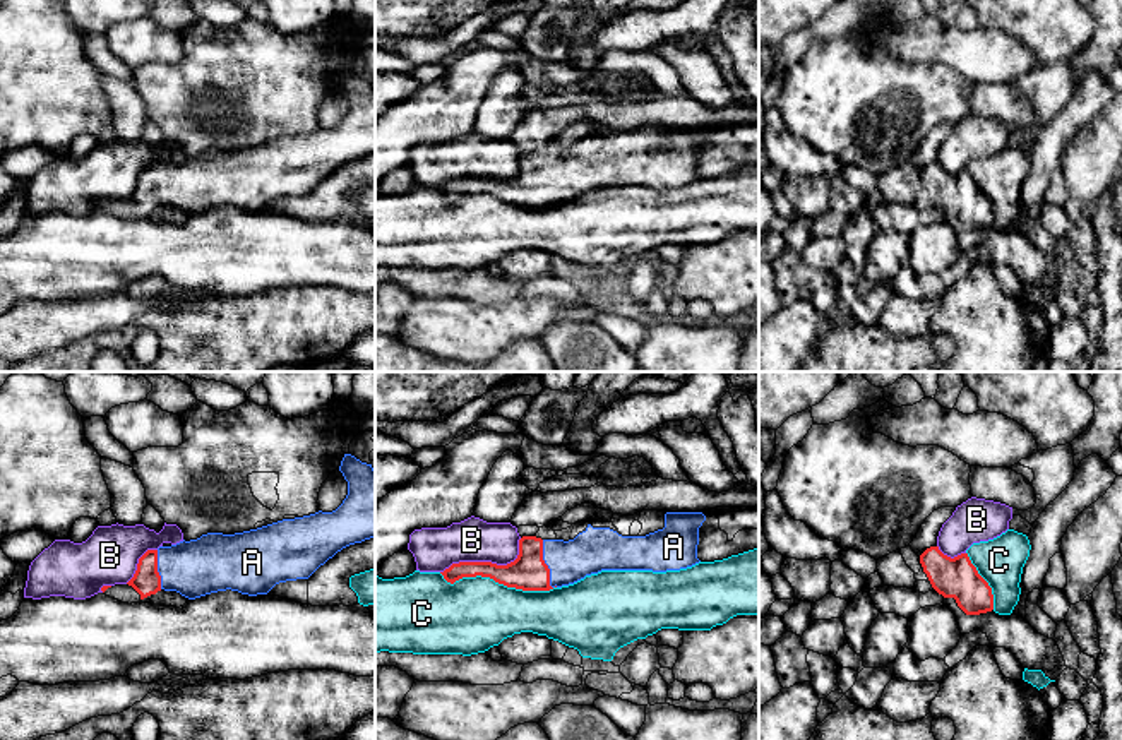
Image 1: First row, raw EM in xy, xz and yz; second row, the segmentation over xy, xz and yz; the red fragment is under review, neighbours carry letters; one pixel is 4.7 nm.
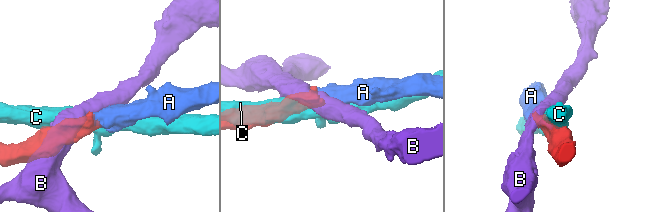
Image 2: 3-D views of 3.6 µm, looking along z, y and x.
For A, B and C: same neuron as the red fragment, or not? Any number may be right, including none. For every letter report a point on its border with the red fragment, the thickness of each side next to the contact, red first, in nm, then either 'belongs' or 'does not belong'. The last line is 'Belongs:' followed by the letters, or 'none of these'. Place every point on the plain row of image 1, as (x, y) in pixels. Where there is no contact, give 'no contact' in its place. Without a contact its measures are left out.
A: contact xz (545, 180); calibres 170 and 200 nm; belongs
B: contact xz (487, 179); calibres 170 and 200 nm; does not belong
C: contact xz (497, 197); calibres 170 and 360 nm; does not belong
Belongs: A

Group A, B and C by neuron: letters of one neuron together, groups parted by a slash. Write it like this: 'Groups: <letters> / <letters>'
Groups: A / B / C

